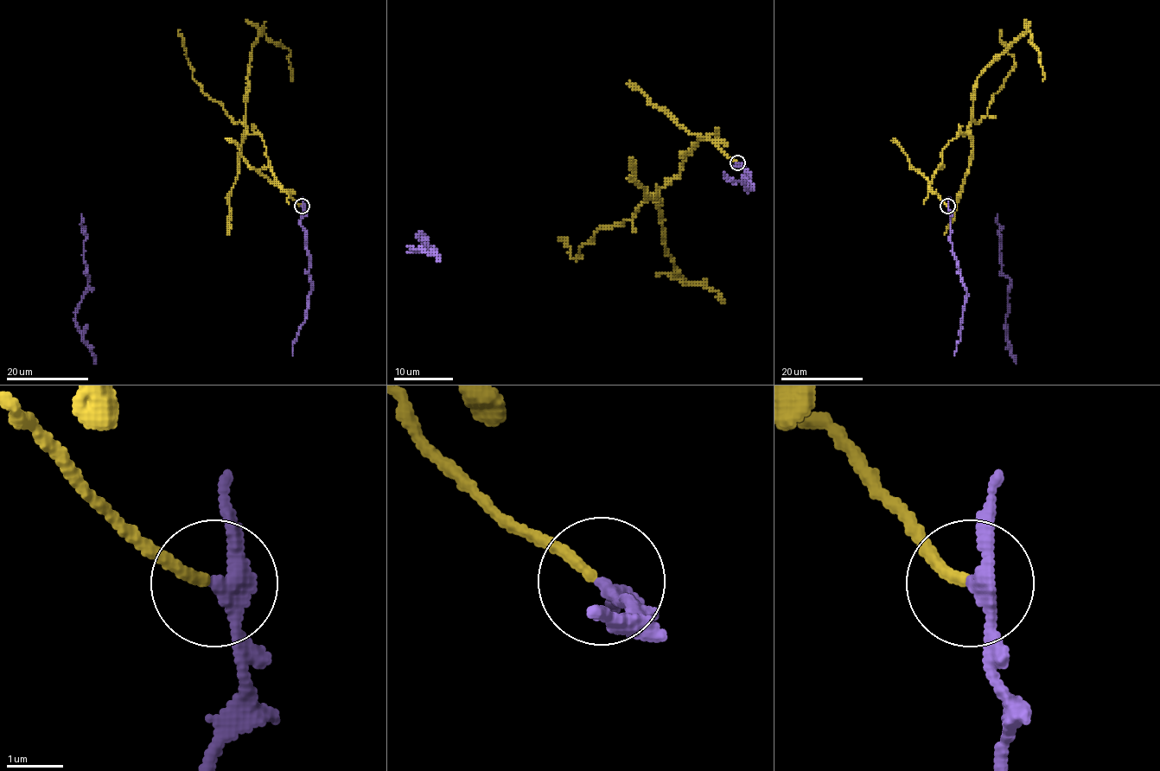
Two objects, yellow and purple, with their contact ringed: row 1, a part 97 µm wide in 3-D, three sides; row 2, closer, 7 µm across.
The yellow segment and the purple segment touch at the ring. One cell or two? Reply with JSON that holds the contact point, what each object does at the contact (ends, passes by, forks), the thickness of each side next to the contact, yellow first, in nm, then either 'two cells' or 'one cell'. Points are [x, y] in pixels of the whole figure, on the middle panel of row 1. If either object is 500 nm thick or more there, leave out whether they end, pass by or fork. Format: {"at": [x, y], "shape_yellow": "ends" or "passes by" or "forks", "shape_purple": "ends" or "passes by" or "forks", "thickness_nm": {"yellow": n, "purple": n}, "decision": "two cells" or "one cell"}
{"at": [737, 162], "shape_yellow": "ends", "shape_purple": "passes by", "thickness_nm": {"yellow": 190, "purple": 260}, "decision": "two cells"}

